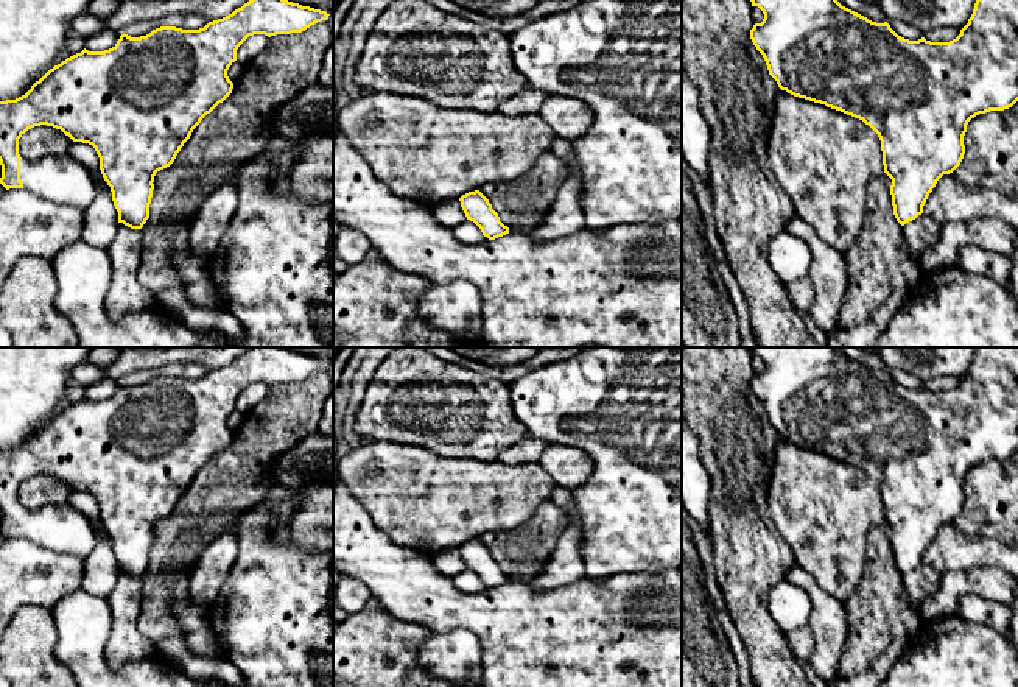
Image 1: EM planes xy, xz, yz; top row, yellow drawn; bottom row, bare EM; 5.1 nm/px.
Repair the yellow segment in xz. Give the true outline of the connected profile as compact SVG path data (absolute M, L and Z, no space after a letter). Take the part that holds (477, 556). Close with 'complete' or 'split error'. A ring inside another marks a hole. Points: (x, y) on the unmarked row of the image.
M469 541L459 547L467 569L473 570L489 589L509 583L509 576L500 570L489 548L479 541Z | complete

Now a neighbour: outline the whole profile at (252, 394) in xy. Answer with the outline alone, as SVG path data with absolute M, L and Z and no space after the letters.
M265 383L249 385L237 399L237 410L240 413L247 413L255 405L258 405L268 394L269 386Z

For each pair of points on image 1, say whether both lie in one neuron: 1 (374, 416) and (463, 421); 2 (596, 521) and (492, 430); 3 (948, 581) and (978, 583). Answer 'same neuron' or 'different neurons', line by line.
1: same neuron
2: different neurons
3: same neuron

